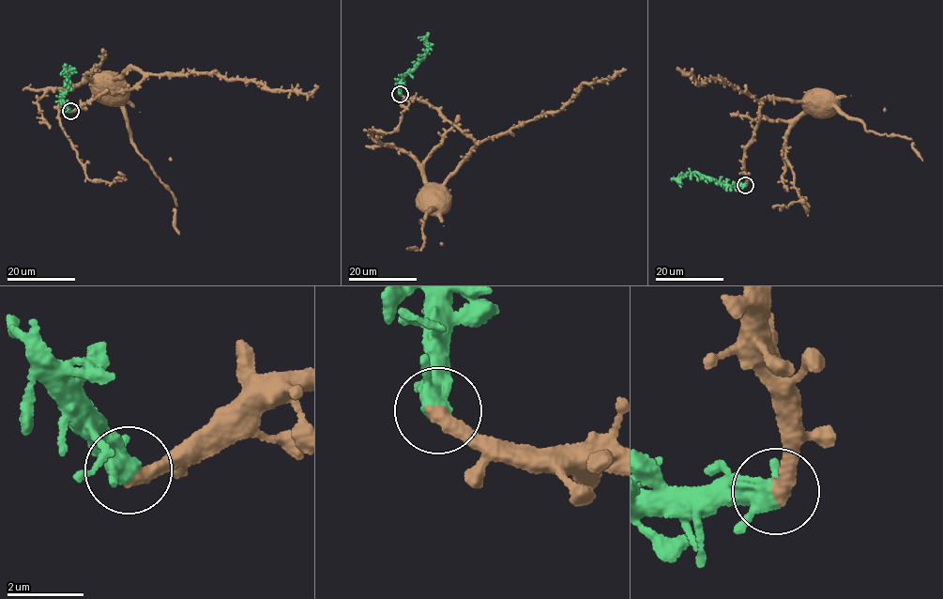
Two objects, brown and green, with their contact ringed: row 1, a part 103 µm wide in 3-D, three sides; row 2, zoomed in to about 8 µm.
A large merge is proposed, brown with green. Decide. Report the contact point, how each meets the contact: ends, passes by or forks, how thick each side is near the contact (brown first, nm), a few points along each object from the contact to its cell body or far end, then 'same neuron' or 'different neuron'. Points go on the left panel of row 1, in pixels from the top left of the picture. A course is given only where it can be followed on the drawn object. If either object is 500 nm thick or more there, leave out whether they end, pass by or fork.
(70, 111) | brown ends | green passes by | 400/440 nm | brown via (70, 111), (143, 74), (90, 78), (60, 97), (60, 127), (90, 179), (117, 172) | green via (70, 111), (62, 99), (70, 70), (66, 69), (60, 75) | different neuron

